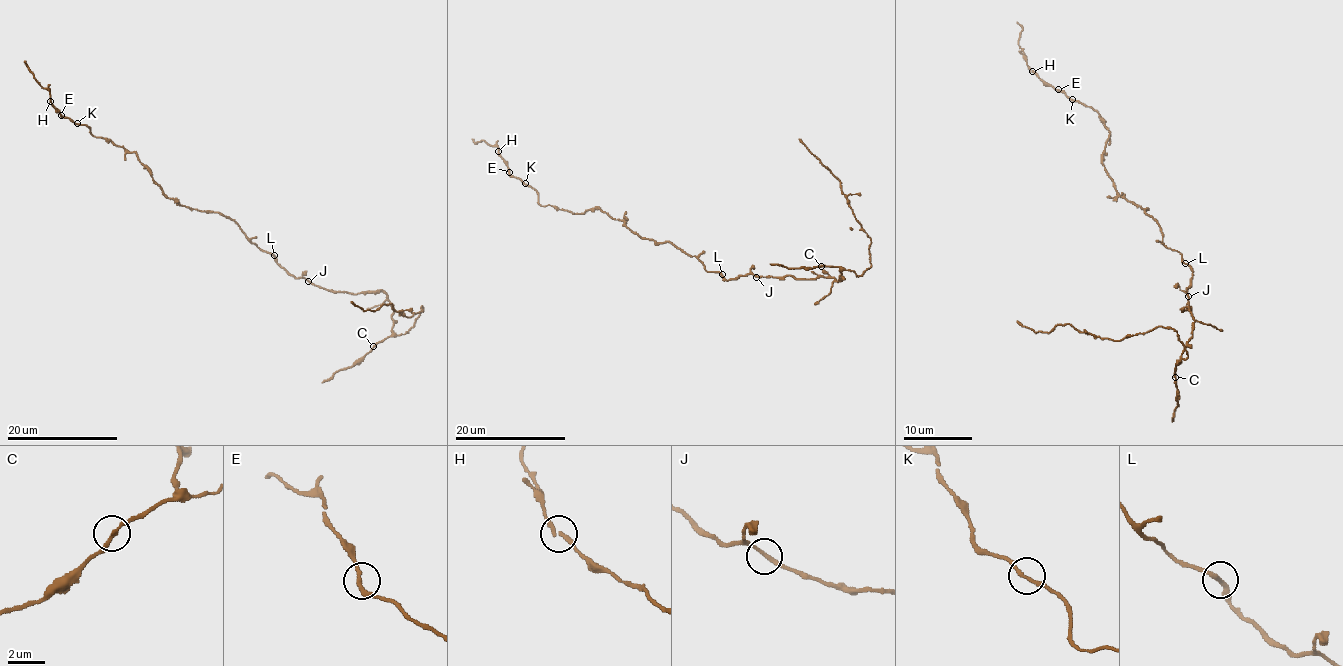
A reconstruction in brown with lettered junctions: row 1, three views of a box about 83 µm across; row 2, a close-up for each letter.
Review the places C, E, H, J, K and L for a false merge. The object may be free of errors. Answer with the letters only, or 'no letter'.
no letter

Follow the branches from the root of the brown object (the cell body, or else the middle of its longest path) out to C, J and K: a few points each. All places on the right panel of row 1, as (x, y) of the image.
C: (1185, 263), (1192, 272), (1192, 282), (1185, 293), (1194, 330), (1175, 377)
J: (1185, 263), (1192, 272), (1192, 282), (1185, 291), (1188, 296)
K: (1185, 263), (1164, 245), (1161, 227), (1146, 210), (1117, 192), (1103, 164), (1110, 132), (1096, 111), (1072, 99)

